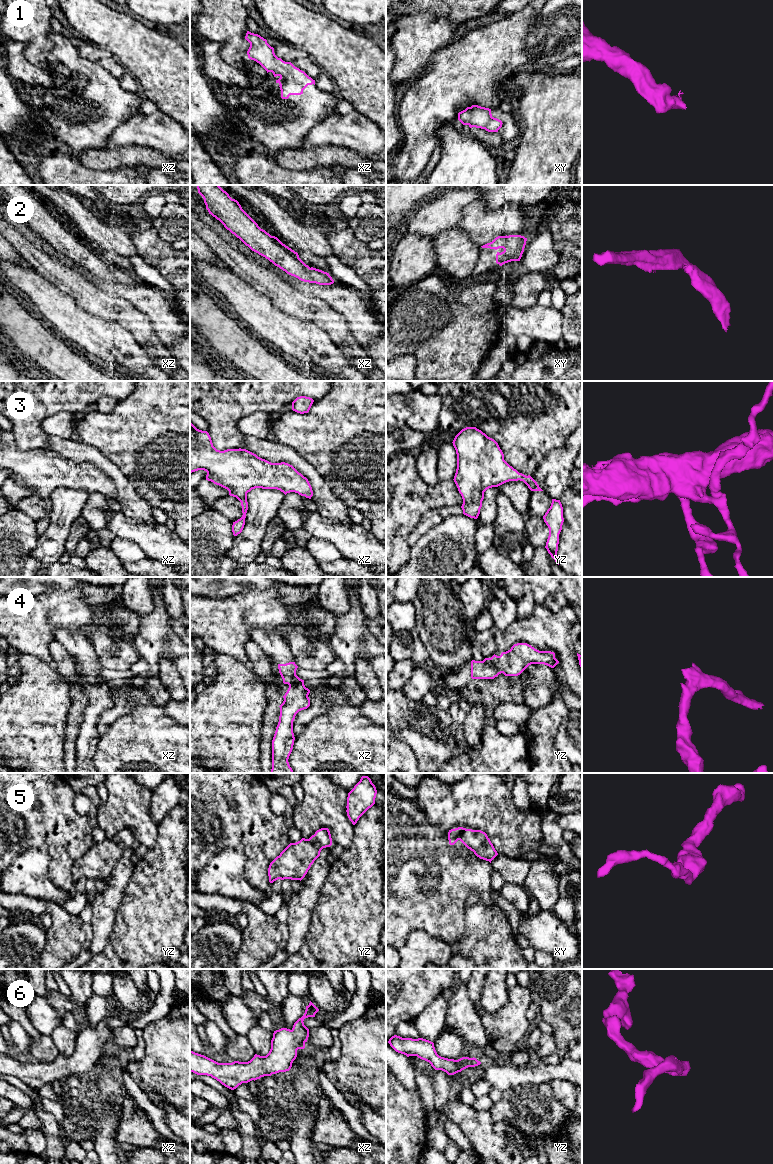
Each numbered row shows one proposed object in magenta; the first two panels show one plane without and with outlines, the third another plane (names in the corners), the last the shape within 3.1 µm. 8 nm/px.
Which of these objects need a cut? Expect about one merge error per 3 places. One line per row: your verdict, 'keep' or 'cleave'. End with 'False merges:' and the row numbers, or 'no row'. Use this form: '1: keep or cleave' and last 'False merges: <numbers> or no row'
1: keep
2: keep
3: keep
4: keep
5: keep
6: keep
False merges: no row

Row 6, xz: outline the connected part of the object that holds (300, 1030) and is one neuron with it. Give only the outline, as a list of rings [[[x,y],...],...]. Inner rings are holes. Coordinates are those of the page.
[[[310,1001],[306,1006],[304,1015],[299,1018],[293,1025],[293,1028],[281,1028],[274,1031],[271,1040],[271,1049],[266,1056],[255,1054],[248,1062],[234,1061],[232,1063],[218,1063],[204,1055],[190,1051],[190,1072],[197,1075],[207,1075],[219,1081],[225,1087],[234,1090],[242,1083],[248,1083],[252,1080],[260,1079],[264,1076],[271,1076],[279,1072],[289,1071],[292,1067],[293,1061],[297,1057],[297,1050],[304,1049],[305,1043],[309,1037],[309,1029],[304,1025],[304,1019],[308,1017],[315,1017],[319,1009]]]

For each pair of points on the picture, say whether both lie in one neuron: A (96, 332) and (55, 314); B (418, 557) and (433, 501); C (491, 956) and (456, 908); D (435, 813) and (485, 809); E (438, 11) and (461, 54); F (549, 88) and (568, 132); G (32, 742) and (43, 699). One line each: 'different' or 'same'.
A: same
B: different
C: different
D: same
E: different
F: same
G: same

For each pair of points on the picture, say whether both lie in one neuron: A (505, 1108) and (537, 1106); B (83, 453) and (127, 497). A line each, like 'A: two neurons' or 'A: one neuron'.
A: one neuron
B: one neuron

